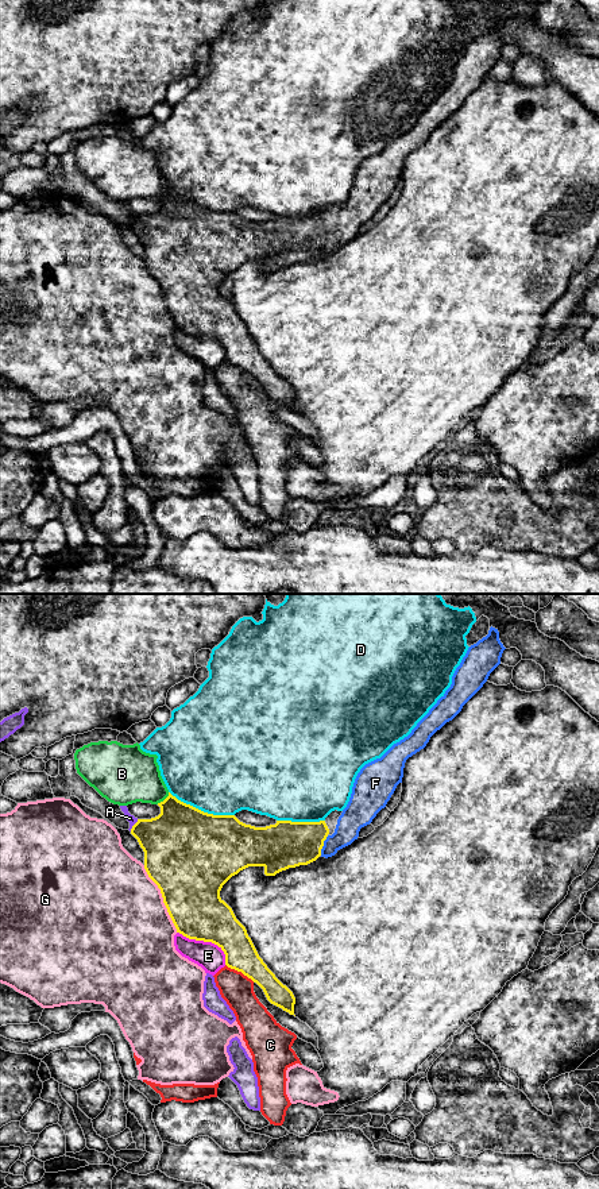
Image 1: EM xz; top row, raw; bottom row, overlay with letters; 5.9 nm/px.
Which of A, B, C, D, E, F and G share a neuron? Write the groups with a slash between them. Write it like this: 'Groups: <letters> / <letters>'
Groups: A / B / C / D / E / F / G

